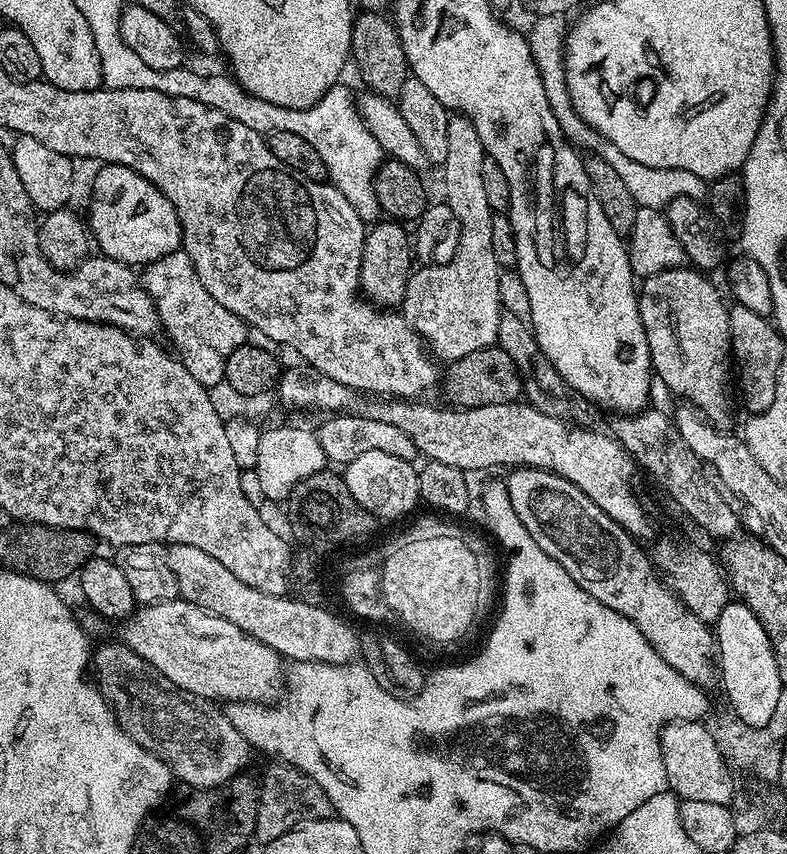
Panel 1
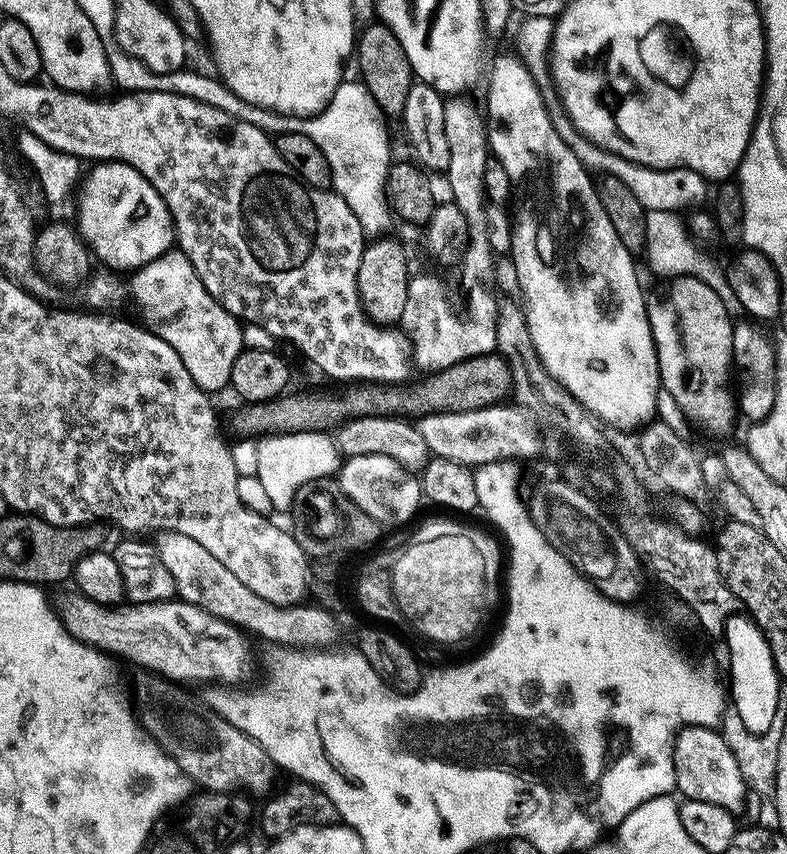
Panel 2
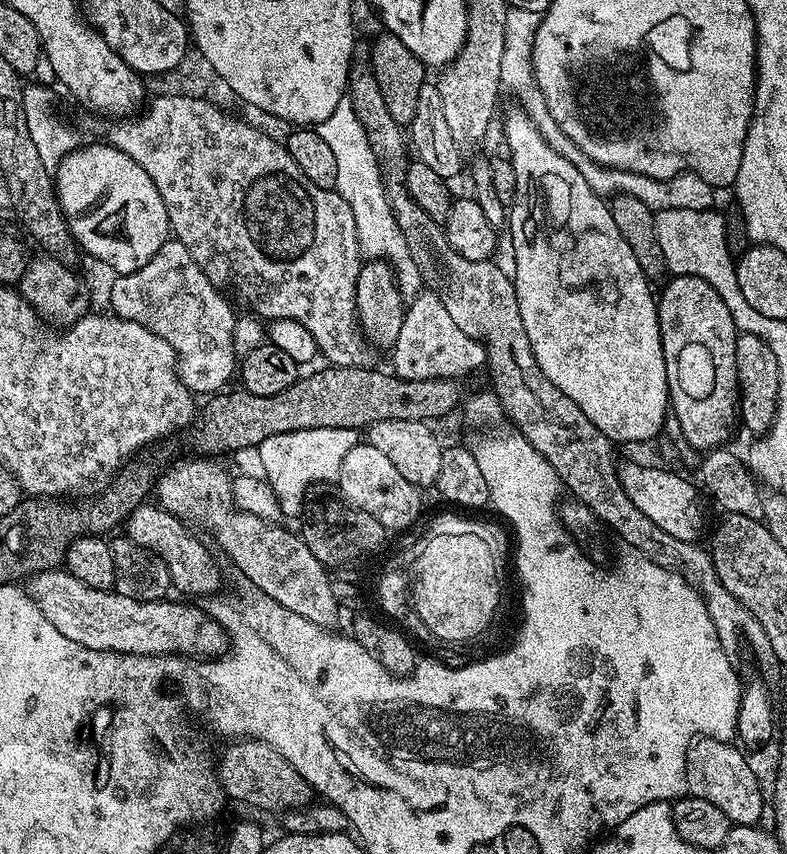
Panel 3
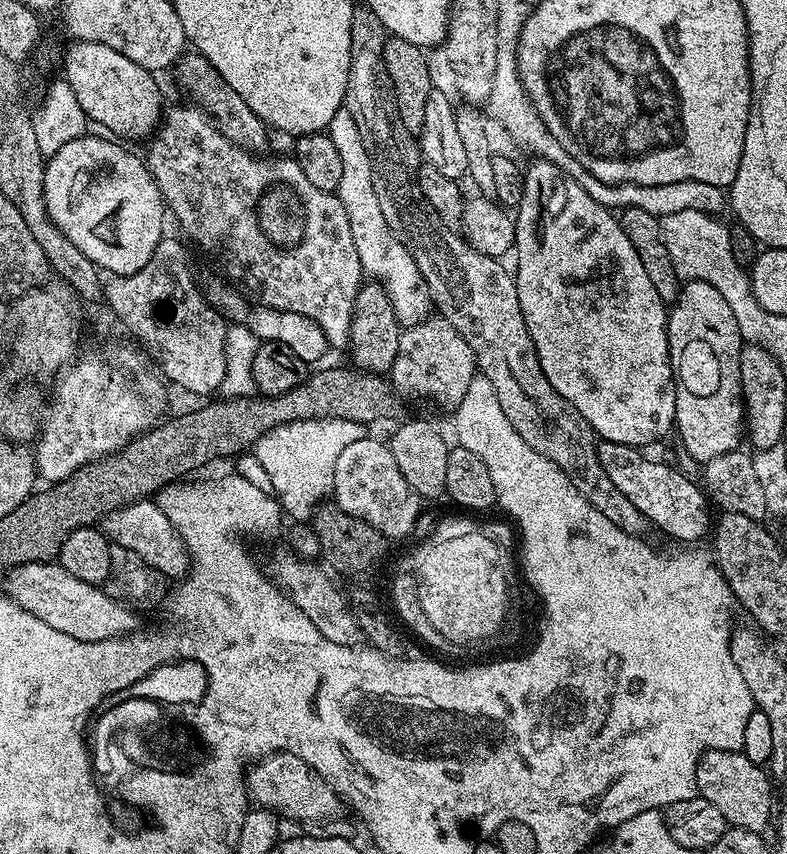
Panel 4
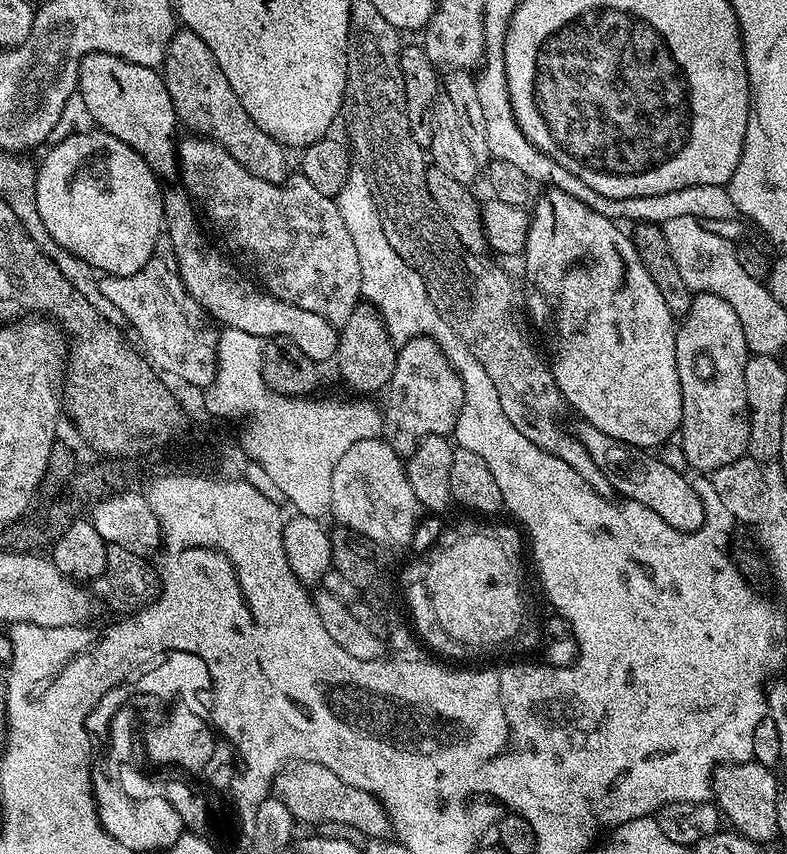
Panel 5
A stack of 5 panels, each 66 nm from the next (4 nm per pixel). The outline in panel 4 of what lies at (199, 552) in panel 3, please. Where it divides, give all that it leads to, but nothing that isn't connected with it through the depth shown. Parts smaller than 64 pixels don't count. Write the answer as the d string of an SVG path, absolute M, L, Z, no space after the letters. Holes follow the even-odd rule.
M151 499L135 500L132 504L115 508L110 515L104 517L102 531L112 544L138 554L142 562L154 566L154 570L161 576L183 578L188 575L190 567L188 548L182 542L178 530L174 530L170 518L166 518L166 514L162 514L160 507Z

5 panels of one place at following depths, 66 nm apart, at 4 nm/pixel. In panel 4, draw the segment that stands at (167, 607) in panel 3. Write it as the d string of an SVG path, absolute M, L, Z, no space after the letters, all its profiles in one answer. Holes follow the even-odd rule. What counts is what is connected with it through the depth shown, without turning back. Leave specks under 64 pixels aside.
M59 562L23 564L3 577L2 584L9 599L22 606L24 612L34 614L34 618L42 618L46 626L54 626L54 630L62 630L62 634L70 634L70 638L78 638L82 642L102 642L137 631L137 613L133 609L121 600L115 600L103 587L81 582L79 578L74 578L74 574L66 574Z

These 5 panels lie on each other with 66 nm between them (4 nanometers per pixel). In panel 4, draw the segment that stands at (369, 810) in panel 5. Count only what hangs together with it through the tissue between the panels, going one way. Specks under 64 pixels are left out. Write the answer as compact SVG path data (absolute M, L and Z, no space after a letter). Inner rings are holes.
M273 751L257 759L247 769L246 787L249 797L259 807L276 813L277 817L288 820L334 820L345 811L346 805L337 792L302 758L289 752ZM253 767L253 768L252 768ZM285 816L285 817L284 817Z

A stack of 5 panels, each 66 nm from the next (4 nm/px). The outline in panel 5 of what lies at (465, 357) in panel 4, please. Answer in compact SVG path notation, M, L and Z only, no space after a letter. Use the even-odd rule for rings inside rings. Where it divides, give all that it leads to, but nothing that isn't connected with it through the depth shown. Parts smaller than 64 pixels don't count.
M419 336L399 345L386 395L388 405L382 408L386 439L400 457L407 458L427 436L455 433L464 401L464 383L438 342L429 336Z

